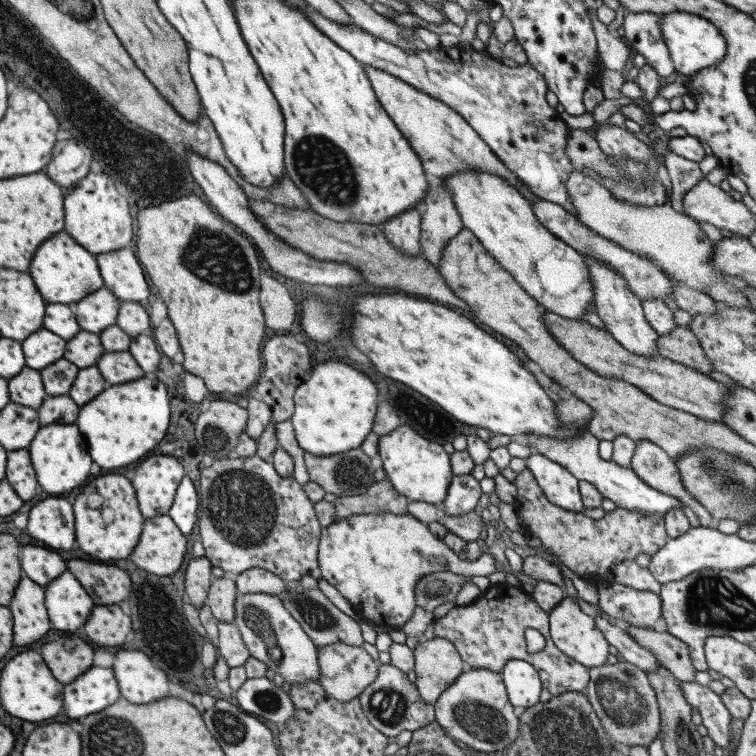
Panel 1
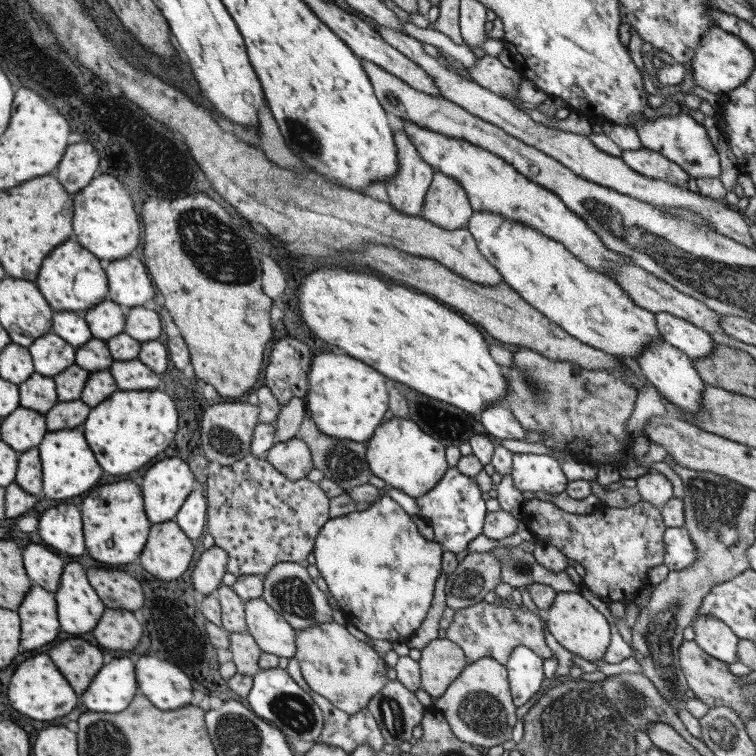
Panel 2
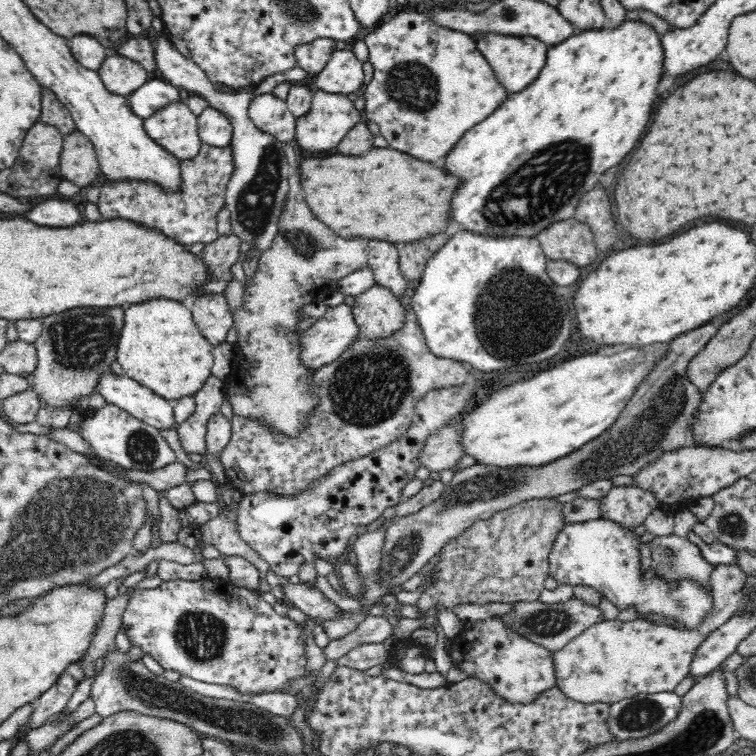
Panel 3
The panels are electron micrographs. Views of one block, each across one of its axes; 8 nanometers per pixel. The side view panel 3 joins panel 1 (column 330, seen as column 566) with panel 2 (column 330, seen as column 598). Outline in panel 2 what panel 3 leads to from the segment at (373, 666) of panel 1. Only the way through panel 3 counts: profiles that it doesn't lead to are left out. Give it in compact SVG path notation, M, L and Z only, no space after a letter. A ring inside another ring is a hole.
M327 622L297 630L295 643L294 657L307 685L348 714L367 708L370 700L389 681L388 666L379 656L378 649L356 639L344 625Z

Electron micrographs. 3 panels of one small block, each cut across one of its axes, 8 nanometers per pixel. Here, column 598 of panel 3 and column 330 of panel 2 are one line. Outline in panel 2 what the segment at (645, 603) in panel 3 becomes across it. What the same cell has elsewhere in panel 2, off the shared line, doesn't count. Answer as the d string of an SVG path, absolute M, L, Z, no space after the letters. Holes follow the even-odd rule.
M388 495L376 500L364 511L328 520L316 537L313 553L315 564L345 620L374 641L393 643L411 639L430 610L434 584L443 572L441 560L444 551L441 545L424 538L411 516Z

